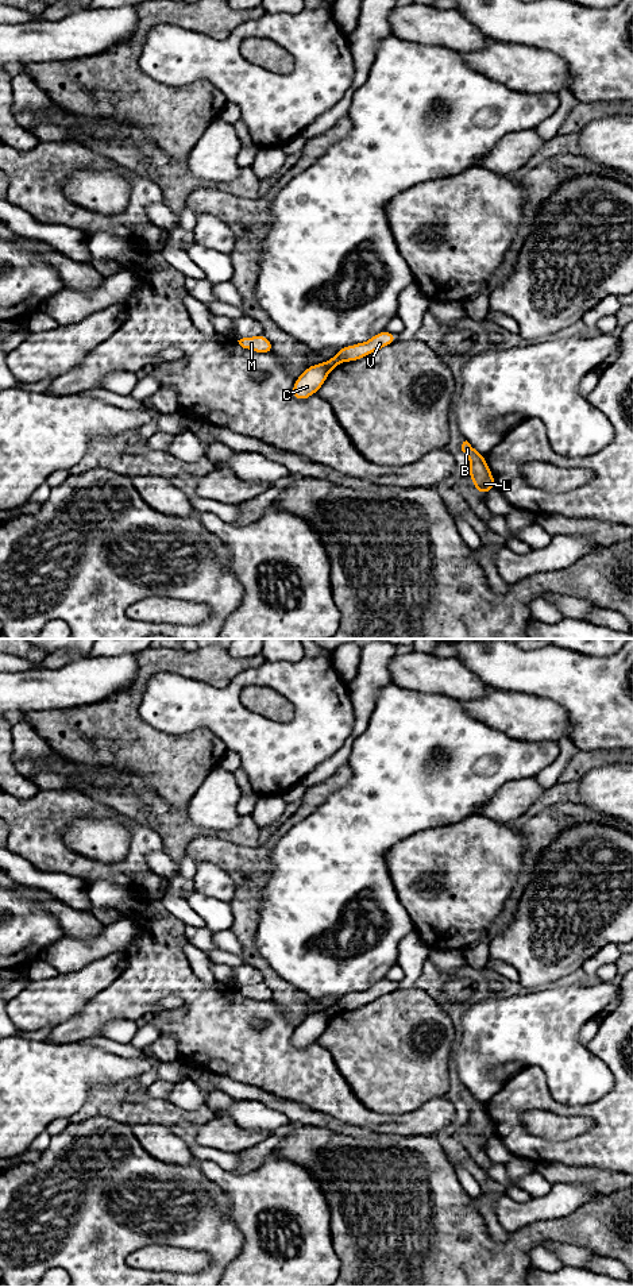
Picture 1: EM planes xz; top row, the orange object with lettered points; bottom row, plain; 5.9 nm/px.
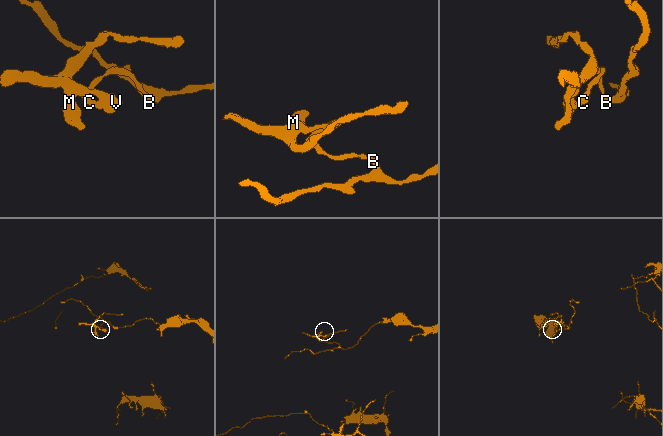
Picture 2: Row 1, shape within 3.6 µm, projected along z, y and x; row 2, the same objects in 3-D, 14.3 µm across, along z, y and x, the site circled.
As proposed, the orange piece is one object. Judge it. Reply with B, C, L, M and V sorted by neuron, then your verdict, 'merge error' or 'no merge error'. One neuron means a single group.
B C L / M V; merge error

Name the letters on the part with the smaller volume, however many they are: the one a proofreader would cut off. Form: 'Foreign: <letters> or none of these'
Foreign: M, V

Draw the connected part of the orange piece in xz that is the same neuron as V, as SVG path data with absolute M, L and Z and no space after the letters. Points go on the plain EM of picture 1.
M386 978L382 980L378 980L371 987L368 987L364 991L356 991L352 994L347 994L344 997L339 997L336 1001L336 1006L340 1007L340 1010L352 1010L364 1006L368 1002L373 1002L387 993L391 993L397 990L397 984L391 980L387 980Z

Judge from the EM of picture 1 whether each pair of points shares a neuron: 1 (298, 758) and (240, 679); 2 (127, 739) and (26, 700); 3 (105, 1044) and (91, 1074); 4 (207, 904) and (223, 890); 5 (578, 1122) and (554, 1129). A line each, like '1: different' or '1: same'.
1: same
2: different
3: different
4: different
5: same

